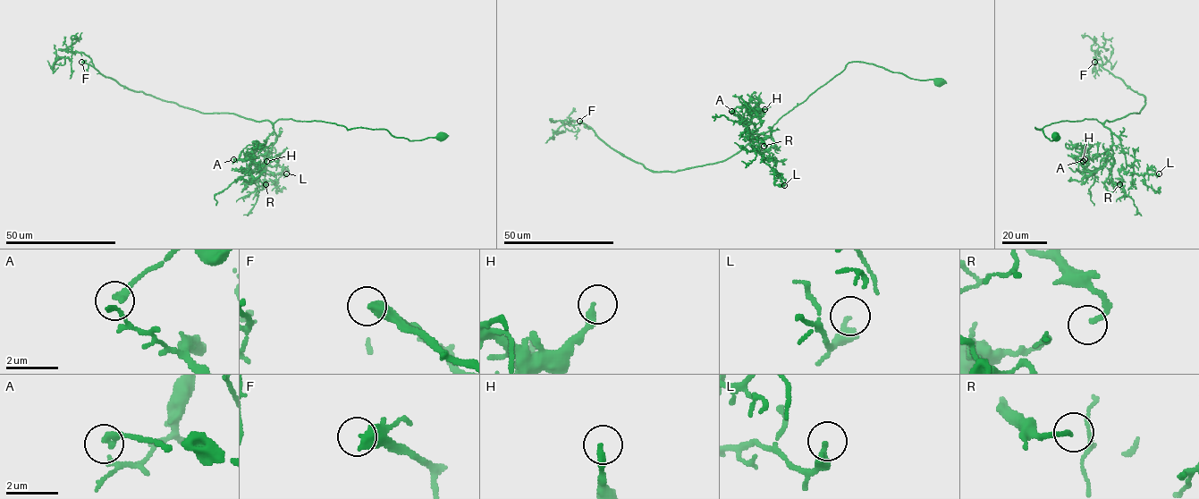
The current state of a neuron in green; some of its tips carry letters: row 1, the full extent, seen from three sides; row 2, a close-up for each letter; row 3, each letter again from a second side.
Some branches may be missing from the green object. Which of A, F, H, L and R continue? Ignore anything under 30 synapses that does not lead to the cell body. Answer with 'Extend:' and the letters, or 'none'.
Extend: F

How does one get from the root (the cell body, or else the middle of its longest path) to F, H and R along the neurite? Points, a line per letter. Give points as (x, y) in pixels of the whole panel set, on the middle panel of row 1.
F: (940, 82), (849, 62), (734, 155), (676, 171), (646, 169), (610, 148), (579, 121)
H: (940, 82), (849, 62), (784, 114), (772, 128), (771, 137), (755, 138), (747, 125), (750, 110), (764, 109)
R: (940, 82), (912, 79), (873, 63), (849, 62), (784, 114), (772, 128), (771, 137), (753, 137), (764, 146)

